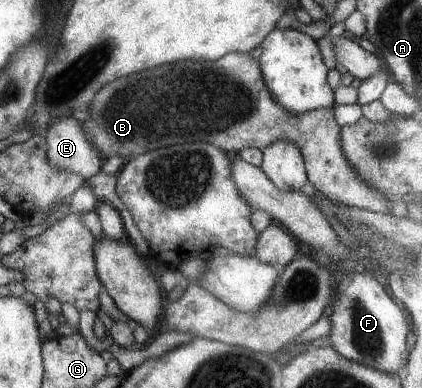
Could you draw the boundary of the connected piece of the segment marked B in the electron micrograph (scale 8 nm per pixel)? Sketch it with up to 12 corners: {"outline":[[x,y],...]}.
{"outline":[[257,58],[111,81],[80,123],[105,160],[290,141],[337,204],[390,213],[334,108],[290,113]]}

